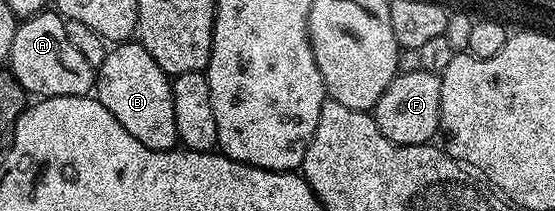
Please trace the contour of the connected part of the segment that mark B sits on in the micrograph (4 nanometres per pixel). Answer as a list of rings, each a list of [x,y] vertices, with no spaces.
[[[128,40],[118,42],[110,49],[109,54],[103,60],[103,64],[96,67],[95,70],[95,97],[98,102],[103,104],[103,108],[107,108],[107,112],[111,112],[111,116],[115,116],[115,120],[119,120],[119,124],[123,124],[123,128],[127,128],[127,132],[131,132],[131,136],[135,136],[135,140],[139,140],[139,144],[143,144],[152,150],[172,150],[178,145],[177,128],[175,126],[175,100],[173,99],[173,83],[170,75],[163,72],[163,68],[159,68],[159,64],[155,64],[155,60],[151,56],[151,52],[147,52],[147,48],[142,46],[140,41]]]

